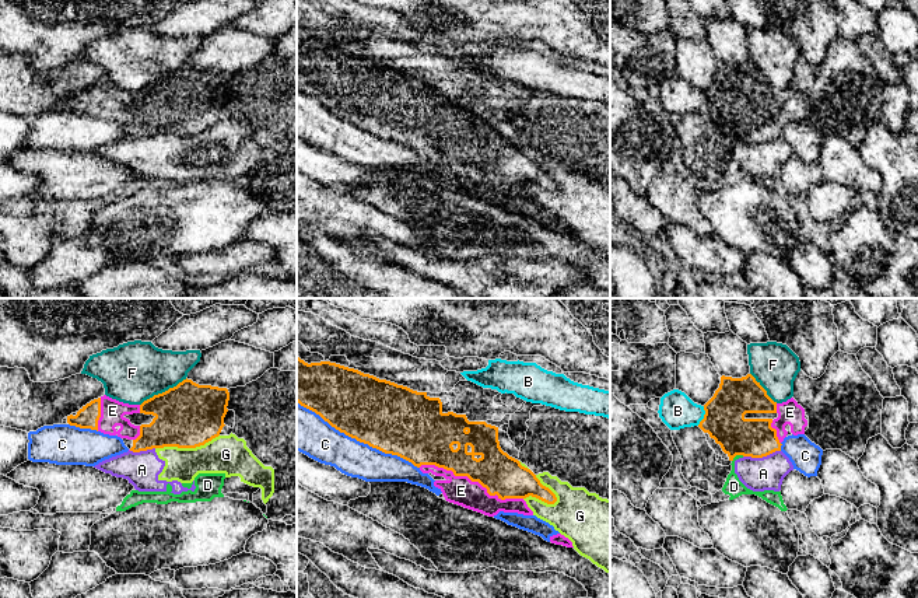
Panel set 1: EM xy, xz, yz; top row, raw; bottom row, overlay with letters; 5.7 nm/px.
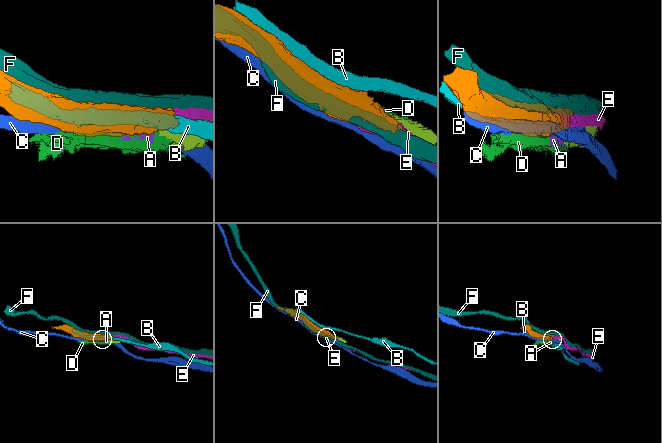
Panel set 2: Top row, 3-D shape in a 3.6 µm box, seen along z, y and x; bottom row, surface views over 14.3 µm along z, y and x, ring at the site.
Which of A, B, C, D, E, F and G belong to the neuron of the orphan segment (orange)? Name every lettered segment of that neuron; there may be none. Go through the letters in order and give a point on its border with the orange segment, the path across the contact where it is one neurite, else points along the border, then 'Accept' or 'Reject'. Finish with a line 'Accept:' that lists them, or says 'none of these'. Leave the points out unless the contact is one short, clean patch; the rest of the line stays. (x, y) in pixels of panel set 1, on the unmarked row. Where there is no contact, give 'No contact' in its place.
A: Touches orange at yz (761, 143). Reject
B: Touches orange at yz (704, 102). Reject
C: Touches orange at xz (358, 126). Reject
D: Touches orange at yz (736, 140). Reject
E: Touches orange at xz (472, 167). Accept
F: Touches orange at xy (163, 79). Reject
G: Touches orange at xy (186, 133). Reject
Accept: E

